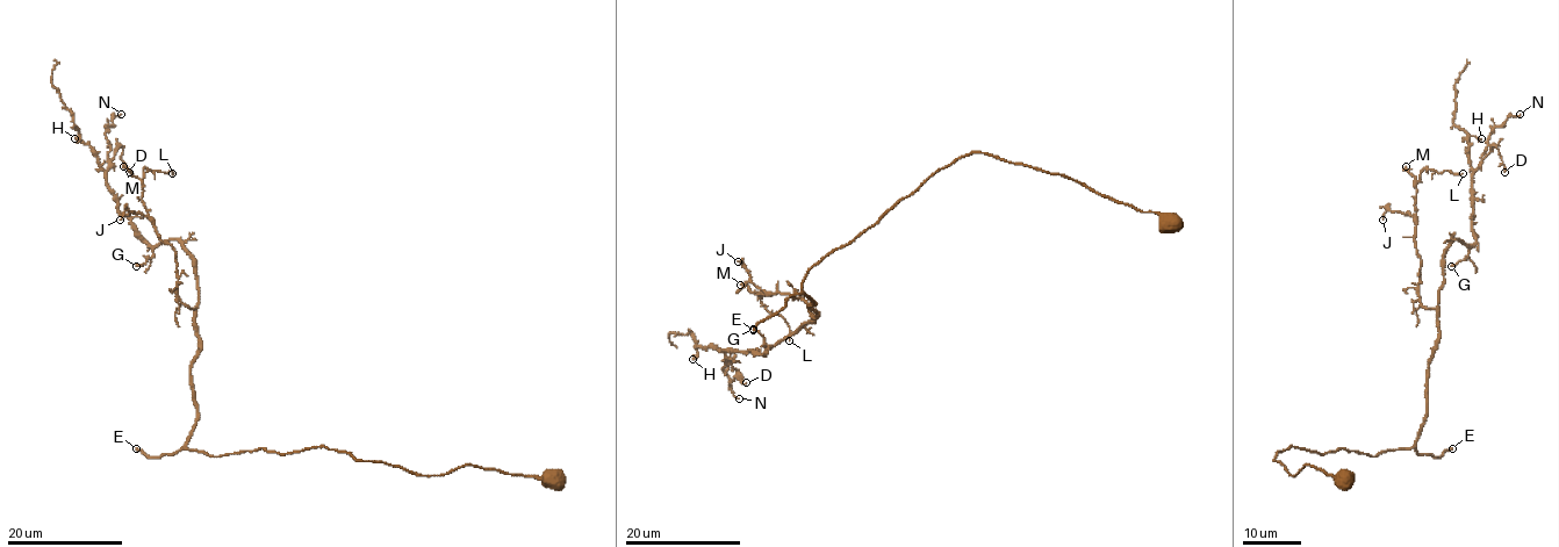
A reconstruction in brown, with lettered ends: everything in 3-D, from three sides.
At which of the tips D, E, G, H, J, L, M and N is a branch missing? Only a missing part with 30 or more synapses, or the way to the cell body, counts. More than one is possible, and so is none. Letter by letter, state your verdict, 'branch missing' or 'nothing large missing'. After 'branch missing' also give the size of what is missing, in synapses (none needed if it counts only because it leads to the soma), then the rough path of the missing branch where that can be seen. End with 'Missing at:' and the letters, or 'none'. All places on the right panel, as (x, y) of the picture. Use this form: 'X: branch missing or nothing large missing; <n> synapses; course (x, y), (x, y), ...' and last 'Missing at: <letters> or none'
D: nothing large missing
E: branch missing; 190 synapses
G: nothing large missing
H: nothing large missing
J: nothing large missing
L: nothing large missing
M: nothing large missing
N: nothing large missing
Missing at: E

